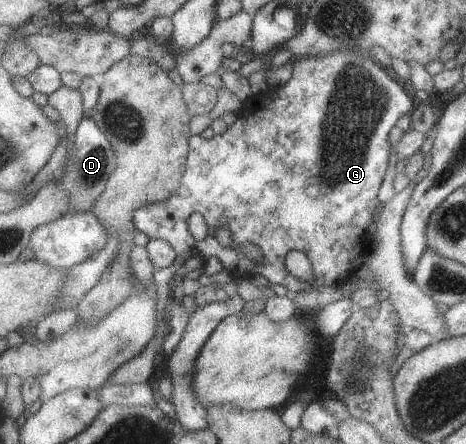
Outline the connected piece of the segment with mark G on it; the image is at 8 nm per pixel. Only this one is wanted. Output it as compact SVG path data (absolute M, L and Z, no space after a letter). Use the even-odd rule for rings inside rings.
M336 51L329 55L296 58L294 68L292 80L283 87L267 87L266 90L250 97L245 102L244 110L238 115L238 120L234 123L234 126L228 127L224 134L213 135L211 139L204 139L202 135L193 135L190 139L190 154L186 163L186 174L182 175L182 186L180 189L170 199L164 199L164 201L158 201L158 203L150 203L150 205L140 207L140 209L134 211L134 225L136 225L137 230L149 236L151 240L162 239L168 241L176 249L178 255L192 253L202 260L215 256L235 280L249 279L251 277L258 278L263 282L285 286L291 295L300 293L300 291L306 291L312 285L314 287L340 285L352 279L359 272L356 259L371 250L372 242L369 239L368 227L372 223L377 223L378 213L383 205L379 194L390 167L390 149L392 149L390 131L398 123L400 117L406 115L406 113L411 114L415 109L414 101L410 99L410 95L400 85L402 80L396 77L391 69L384 67L384 65L378 63L377 60L368 54L356 51ZM194 212L200 213L207 223L208 233L202 241L193 239L192 233L188 229L188 217ZM221 225L229 227L234 243L240 245L243 243L258 245L264 252L263 263L261 265L254 263L244 253L234 251L232 247L224 247L218 241L218 237L216 237L216 228ZM295 250L304 251L310 261L312 261L314 272L316 273L316 277L314 277L312 283L310 281L302 281L302 279L294 277L288 271L286 257L290 251Z

